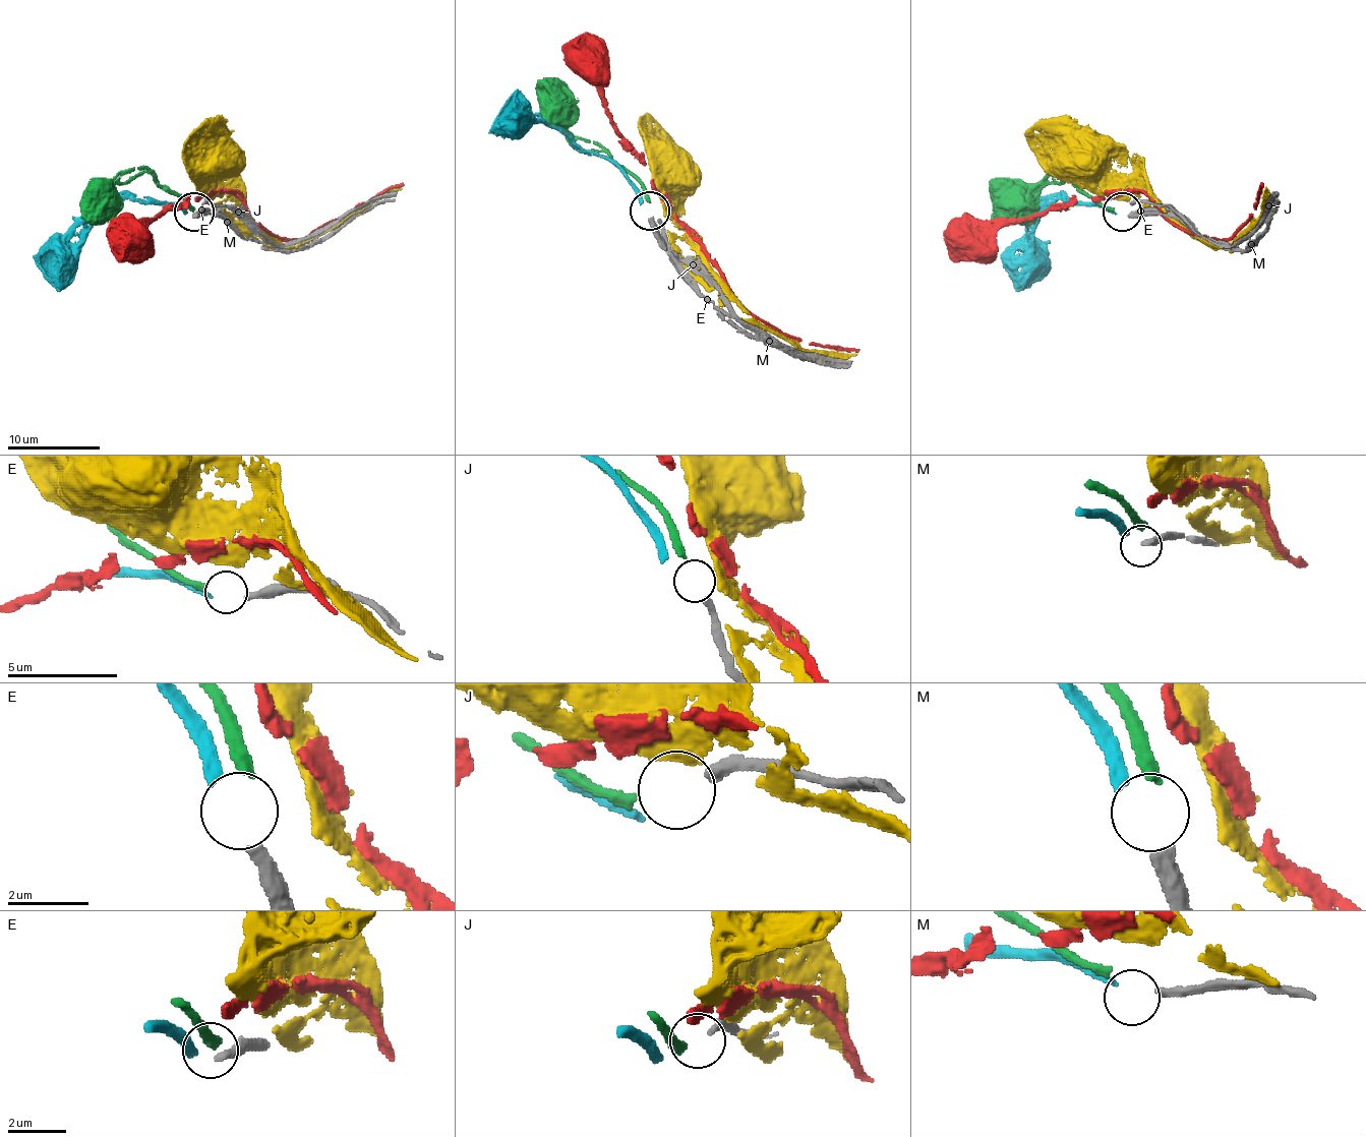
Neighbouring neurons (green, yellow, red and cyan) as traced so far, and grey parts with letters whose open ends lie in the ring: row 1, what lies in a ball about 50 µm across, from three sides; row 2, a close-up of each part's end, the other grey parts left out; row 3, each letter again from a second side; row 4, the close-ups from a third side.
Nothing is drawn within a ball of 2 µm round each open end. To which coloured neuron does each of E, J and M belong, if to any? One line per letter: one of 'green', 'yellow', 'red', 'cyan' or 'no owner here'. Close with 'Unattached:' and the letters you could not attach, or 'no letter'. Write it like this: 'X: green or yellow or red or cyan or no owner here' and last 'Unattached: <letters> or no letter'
E: cyan
J: green
M: no owner here
Unattached: M

